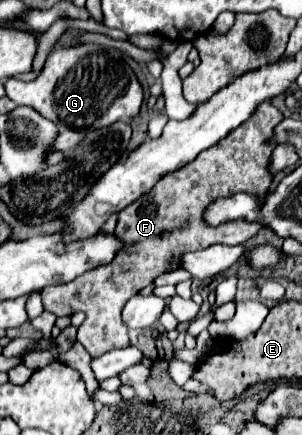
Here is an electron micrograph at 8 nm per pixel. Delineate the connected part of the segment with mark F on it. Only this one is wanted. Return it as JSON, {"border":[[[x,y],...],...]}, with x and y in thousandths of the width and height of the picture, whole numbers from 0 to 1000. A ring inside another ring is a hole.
{"border":[[[901,234],[861,239],[861,248],[848,248],[848,257],[834,262],[834,276],[815,276],[808,285],[795,285],[795,294],[775,294],[748,313],[748,322],[728,322],[728,331],[662,349],[662,359],[649,359],[649,368],[623,372],[609,386],[536,405],[517,418],[517,428],[503,432],[503,441],[490,441],[464,460],[437,464],[424,478],[411,478],[391,492],[391,515],[384,515],[377,538],[397,543],[397,552],[417,561],[417,570],[404,579],[391,579],[384,593],[364,607],[331,611],[318,621],[298,621],[298,625],[272,630],[265,639],[238,644],[232,653],[146,662],[139,667],[146,713],[159,713],[185,726],[232,726],[238,717],[258,717],[258,713],[285,717],[285,736],[272,740],[272,749],[258,759],[258,786],[291,805],[298,818],[338,818],[358,805],[424,795],[430,791],[424,786],[424,754],[404,745],[397,717],[404,717],[411,699],[430,690],[430,680],[444,680],[477,657],[503,653],[517,634],[589,616],[596,589],[616,575],[623,579],[669,575],[669,570],[689,570],[702,561],[755,561],[755,566],[801,561],[861,529],[861,524],[848,524],[848,515],[821,515],[821,510],[755,510],[755,515],[735,515],[722,524],[695,524],[669,510],[669,483],[695,464],[709,464],[715,455],[768,451],[775,441],[821,441],[821,446],[854,446],[854,451],[874,451],[887,441],[887,428],[901,418],[901,400],[894,400],[887,382],[894,382],[901,345],[914,340],[914,331],[901,331],[894,317],[901,317],[914,285],[927,285],[934,271],[940,271],[934,257],[914,244],[901,244]]]}

